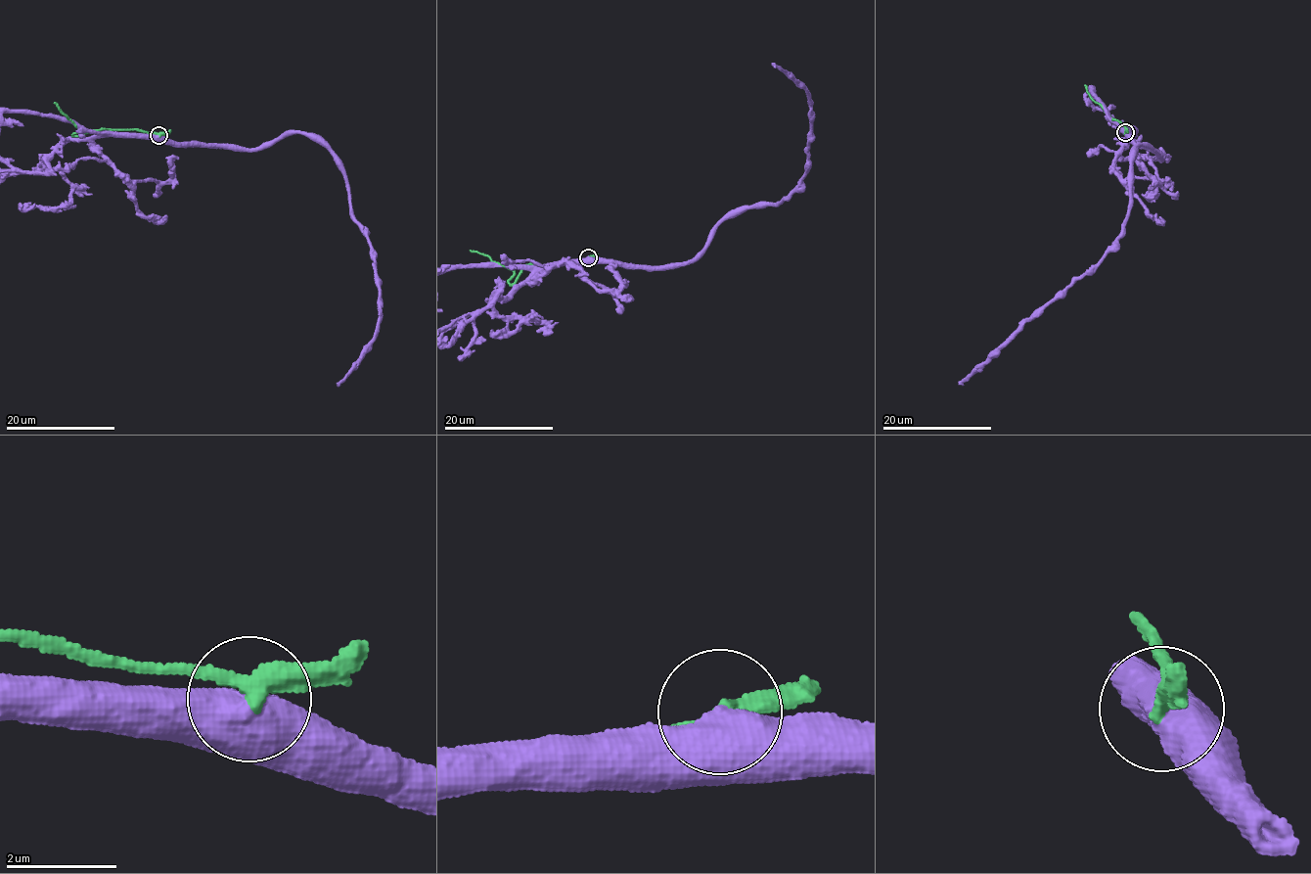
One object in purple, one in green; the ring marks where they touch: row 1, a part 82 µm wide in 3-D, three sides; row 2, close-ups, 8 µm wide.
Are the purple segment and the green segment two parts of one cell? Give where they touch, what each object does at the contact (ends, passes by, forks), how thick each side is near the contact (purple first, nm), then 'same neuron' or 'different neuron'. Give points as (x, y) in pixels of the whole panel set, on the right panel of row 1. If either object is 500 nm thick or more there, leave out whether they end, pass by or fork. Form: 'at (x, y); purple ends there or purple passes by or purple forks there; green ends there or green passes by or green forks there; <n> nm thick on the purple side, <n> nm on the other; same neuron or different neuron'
at (1125, 132); 650 nm thick on the purple side, 320 nm on the other; different neuron

